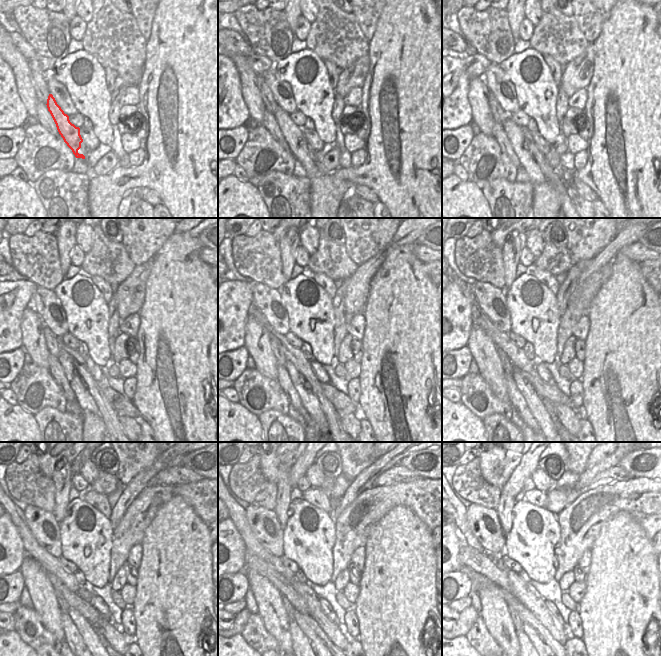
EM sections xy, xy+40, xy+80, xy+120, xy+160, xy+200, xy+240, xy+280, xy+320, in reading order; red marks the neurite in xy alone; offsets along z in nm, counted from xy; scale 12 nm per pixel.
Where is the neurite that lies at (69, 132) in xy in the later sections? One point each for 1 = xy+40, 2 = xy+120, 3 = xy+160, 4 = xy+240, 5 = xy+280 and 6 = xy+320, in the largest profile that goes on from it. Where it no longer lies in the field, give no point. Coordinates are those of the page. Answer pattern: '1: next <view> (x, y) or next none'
1: next xy+40 (293, 134)
2: next xy+120 (83, 397)
3: next xy+160 (311, 403)
4: next xy+240 (91, 637)
5: next xy+280 (317, 645)
6: next xy+320 (537, 642)

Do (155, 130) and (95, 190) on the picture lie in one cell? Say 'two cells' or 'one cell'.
one cell

